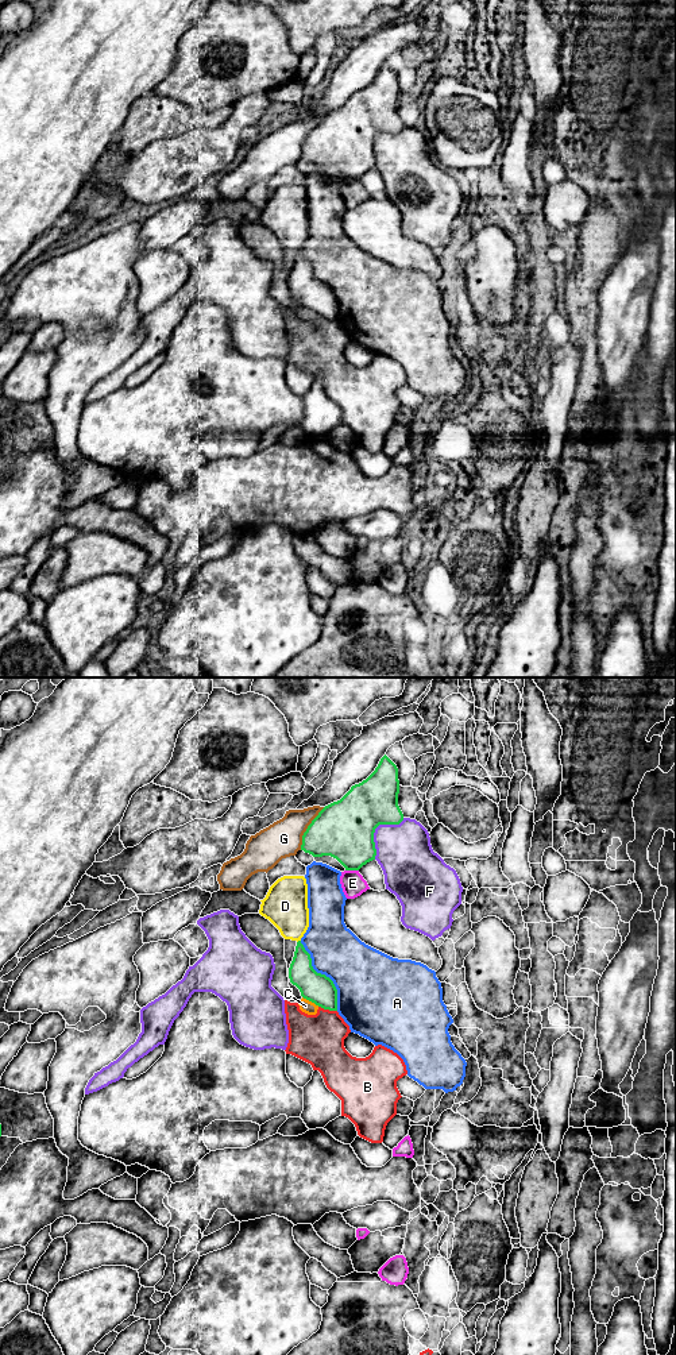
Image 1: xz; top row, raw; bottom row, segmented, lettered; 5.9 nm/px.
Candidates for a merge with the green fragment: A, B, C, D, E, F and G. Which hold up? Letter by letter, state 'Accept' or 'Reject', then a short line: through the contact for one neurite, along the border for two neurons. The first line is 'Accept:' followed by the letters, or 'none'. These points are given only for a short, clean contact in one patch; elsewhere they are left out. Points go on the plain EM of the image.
Accept: none
A: Reject
B: Reject
C: Reject. Line: xz (302, 305), (319, 315)
D: Reject
E: Reject
F: Reject
G: Reject

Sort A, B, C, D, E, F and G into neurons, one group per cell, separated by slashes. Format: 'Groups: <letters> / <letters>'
Groups: A / B / C / D / E / F / G

